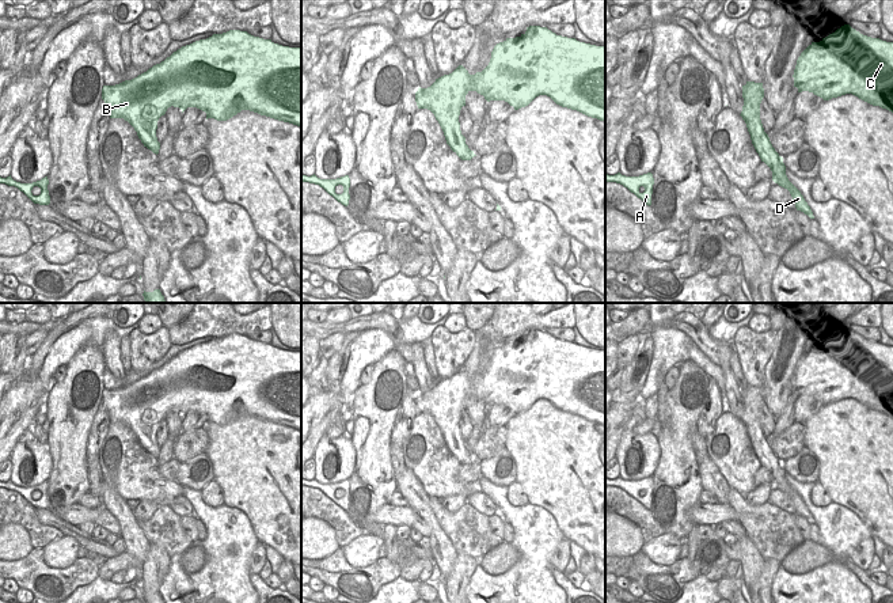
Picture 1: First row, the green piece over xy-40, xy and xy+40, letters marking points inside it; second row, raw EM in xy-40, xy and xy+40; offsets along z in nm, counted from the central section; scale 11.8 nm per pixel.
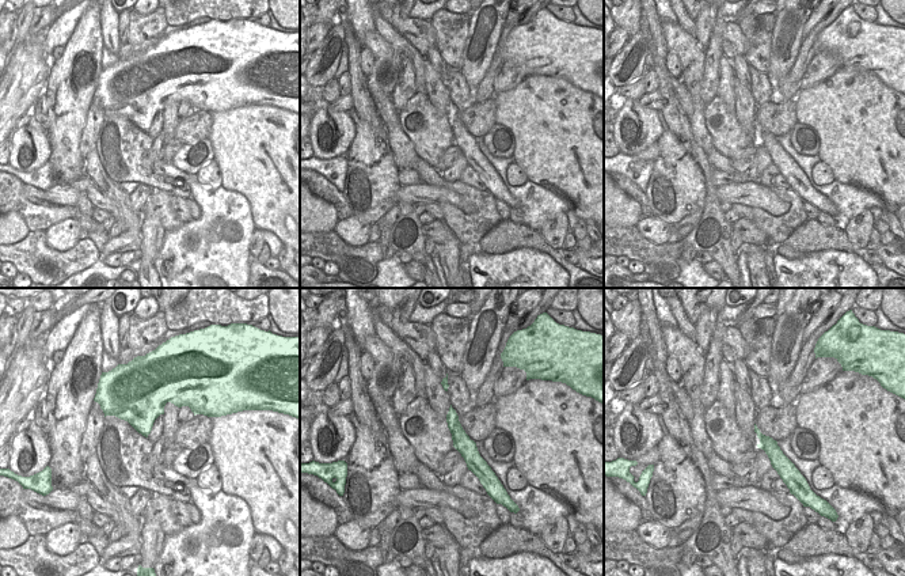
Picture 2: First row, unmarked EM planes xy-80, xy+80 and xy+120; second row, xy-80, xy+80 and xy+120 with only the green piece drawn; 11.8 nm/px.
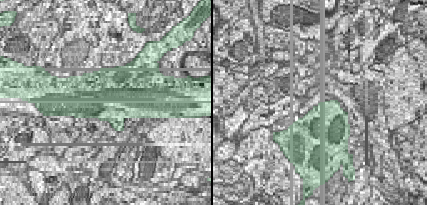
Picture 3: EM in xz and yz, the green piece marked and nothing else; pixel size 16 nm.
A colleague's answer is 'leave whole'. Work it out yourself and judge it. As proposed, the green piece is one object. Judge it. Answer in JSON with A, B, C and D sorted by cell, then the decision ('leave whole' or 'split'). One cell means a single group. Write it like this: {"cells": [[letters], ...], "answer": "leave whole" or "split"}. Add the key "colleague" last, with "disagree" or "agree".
{"cells": [["A", "B", "C", "D"]], "answer": "leave whole", "colleague": "agree"}

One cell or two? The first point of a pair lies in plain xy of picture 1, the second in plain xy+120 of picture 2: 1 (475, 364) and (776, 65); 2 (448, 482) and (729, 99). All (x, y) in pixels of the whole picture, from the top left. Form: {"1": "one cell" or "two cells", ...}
{"1": "one cell", "2": "two cells"}

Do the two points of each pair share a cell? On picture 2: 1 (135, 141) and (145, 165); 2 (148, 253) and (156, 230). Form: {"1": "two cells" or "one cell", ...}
{"1": "one cell", "2": "one cell"}

